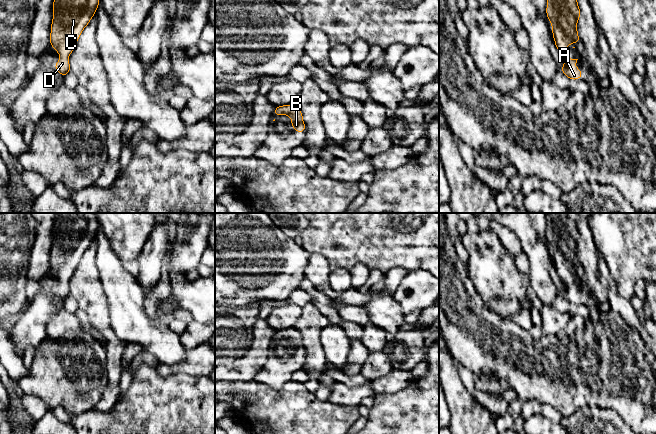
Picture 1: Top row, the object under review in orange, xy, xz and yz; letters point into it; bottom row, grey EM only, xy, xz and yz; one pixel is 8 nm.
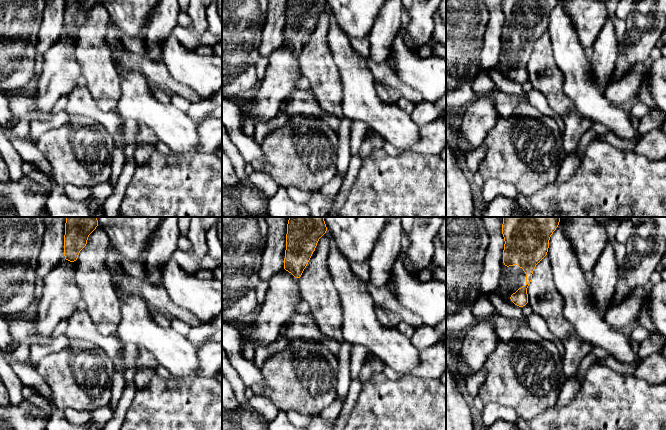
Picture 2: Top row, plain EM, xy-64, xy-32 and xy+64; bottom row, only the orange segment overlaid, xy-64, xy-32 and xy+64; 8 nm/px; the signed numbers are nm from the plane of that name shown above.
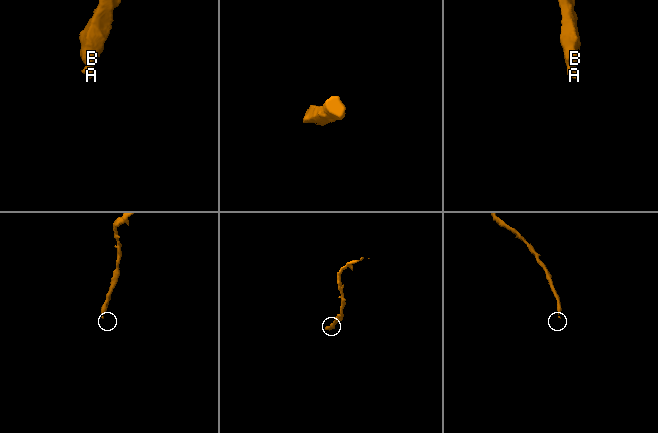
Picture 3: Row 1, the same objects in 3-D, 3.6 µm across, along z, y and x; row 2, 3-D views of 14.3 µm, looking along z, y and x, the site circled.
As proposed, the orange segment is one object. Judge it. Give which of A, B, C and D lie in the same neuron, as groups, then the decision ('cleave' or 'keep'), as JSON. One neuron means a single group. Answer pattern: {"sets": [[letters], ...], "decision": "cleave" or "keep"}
{"sets": [["A", "B", "C", "D"]], "decision": "keep"}

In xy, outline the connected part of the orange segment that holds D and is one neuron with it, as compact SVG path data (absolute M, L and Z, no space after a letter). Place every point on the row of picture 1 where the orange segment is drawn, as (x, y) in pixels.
M54 0L50 46L62 57L54 69L63 77L71 72L68 56L99 5L100 0Z

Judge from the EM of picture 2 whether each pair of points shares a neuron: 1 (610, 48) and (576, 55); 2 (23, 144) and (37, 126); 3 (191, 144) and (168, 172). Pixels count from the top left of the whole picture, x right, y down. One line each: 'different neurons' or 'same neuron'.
1: different neurons
2: different neurons
3: different neurons

